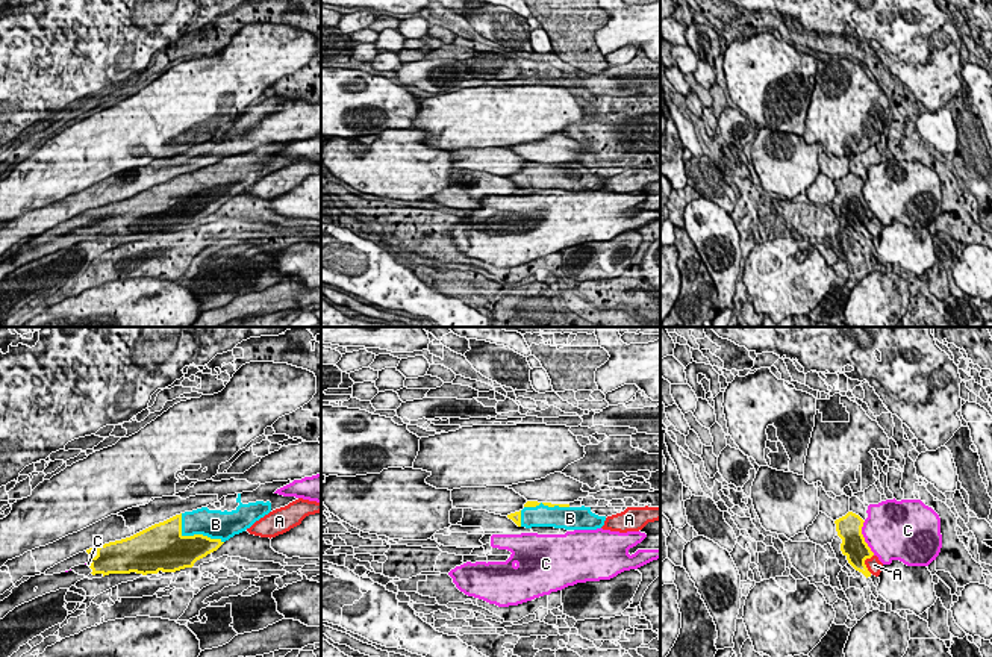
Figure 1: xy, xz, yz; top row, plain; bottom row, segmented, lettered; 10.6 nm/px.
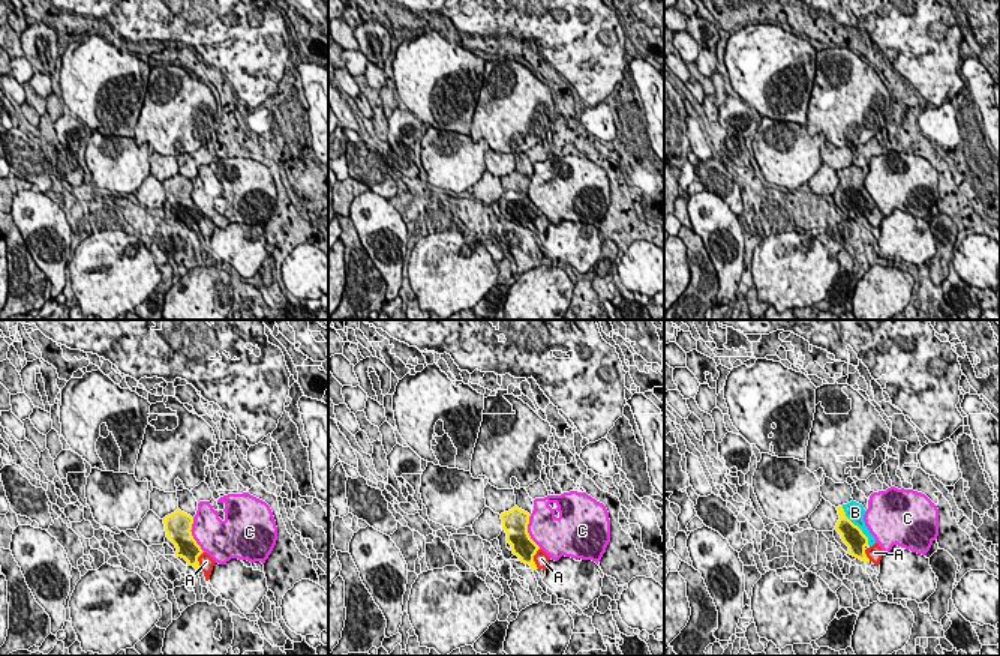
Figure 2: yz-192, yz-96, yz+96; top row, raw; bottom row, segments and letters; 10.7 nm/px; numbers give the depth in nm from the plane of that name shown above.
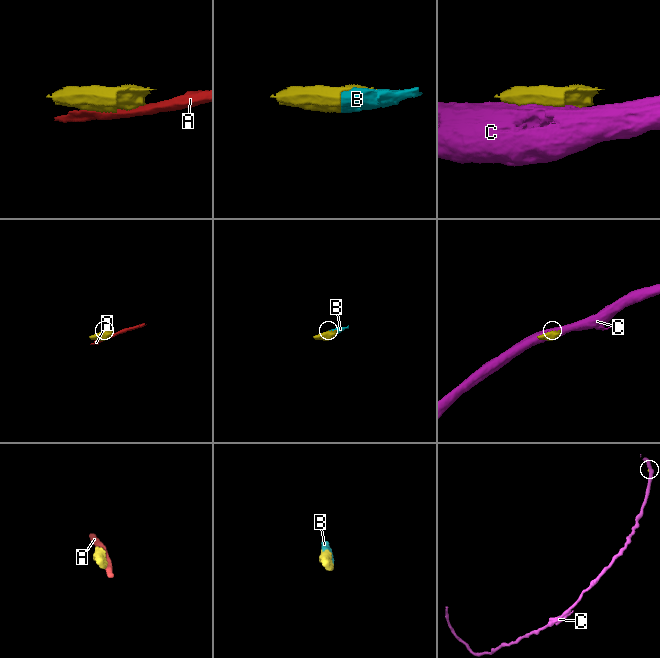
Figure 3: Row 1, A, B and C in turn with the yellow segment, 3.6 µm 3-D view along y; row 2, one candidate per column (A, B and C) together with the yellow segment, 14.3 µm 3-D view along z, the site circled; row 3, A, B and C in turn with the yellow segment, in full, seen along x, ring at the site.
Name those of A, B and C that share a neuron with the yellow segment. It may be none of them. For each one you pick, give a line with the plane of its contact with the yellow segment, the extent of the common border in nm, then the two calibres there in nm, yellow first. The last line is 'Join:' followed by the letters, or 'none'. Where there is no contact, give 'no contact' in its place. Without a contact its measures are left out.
B: contact in xy; length 550 nm; calibres 360 and 300 nm
Join: B

